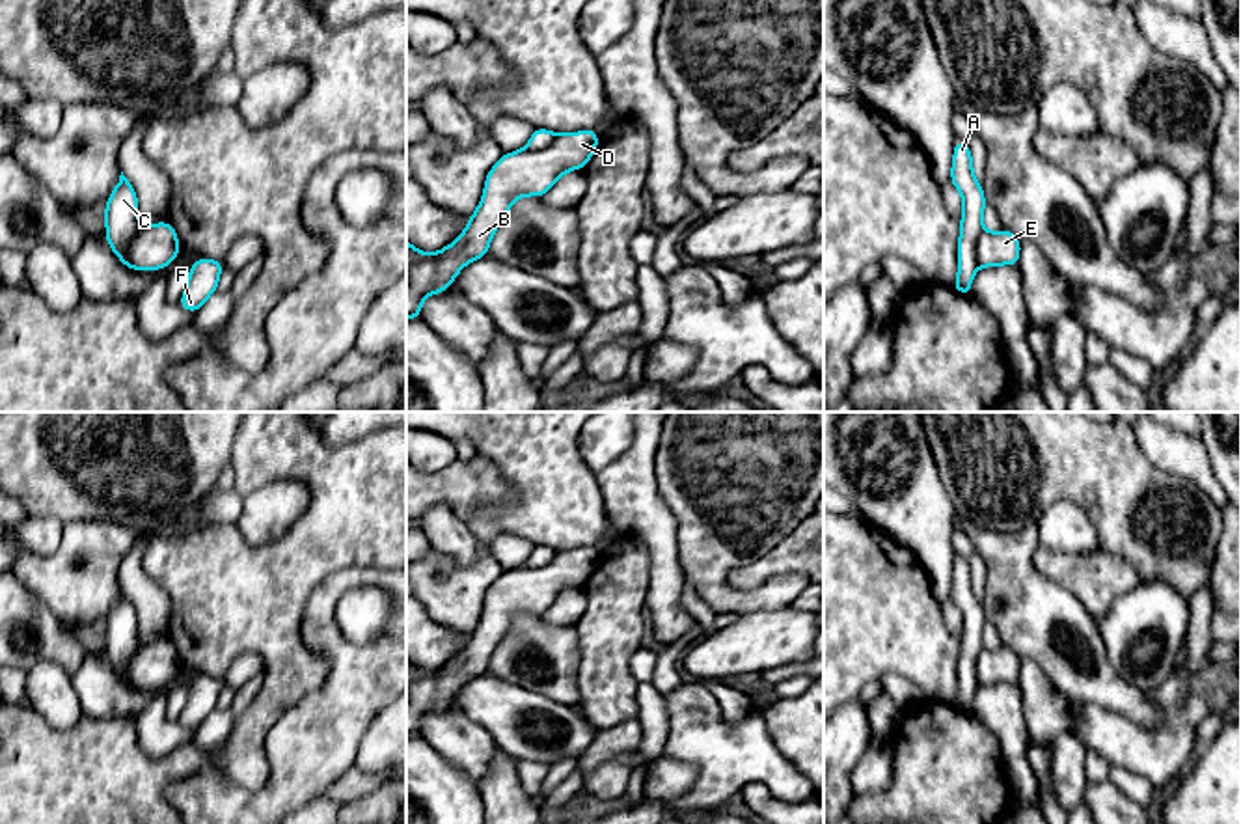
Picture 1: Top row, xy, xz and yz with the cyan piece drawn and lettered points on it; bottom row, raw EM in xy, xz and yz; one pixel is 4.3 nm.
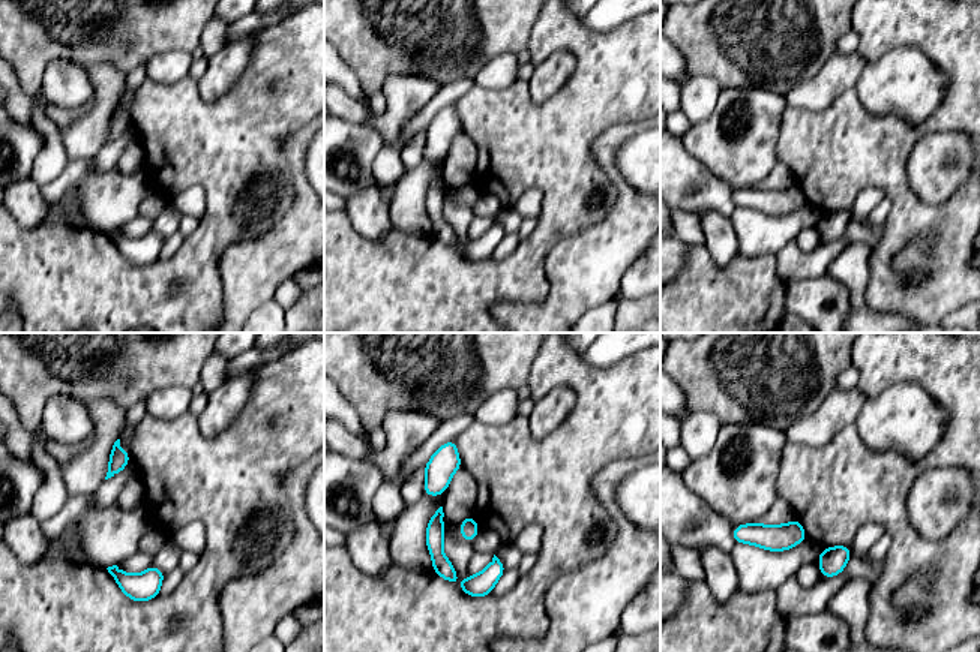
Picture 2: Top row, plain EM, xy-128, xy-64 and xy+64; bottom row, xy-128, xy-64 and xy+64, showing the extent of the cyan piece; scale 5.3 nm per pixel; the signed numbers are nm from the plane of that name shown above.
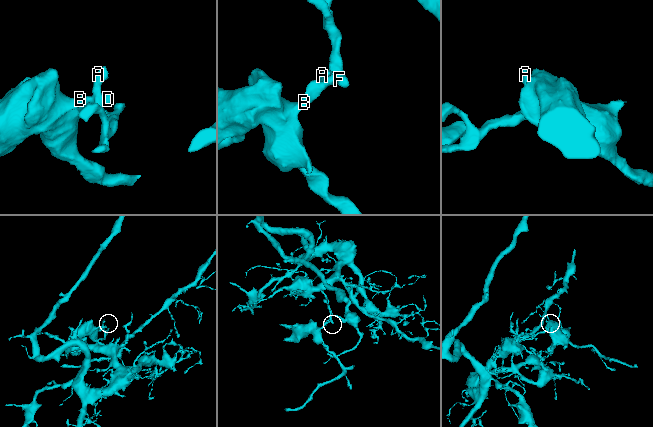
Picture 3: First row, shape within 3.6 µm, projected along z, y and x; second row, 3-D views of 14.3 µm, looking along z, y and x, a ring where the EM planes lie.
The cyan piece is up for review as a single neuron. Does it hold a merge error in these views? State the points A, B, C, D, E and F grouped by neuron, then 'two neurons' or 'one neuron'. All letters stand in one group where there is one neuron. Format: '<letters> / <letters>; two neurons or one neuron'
A C F / B D E; two neurons

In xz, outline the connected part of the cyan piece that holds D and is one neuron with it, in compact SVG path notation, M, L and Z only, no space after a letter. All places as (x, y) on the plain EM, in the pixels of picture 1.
M581 546L576 552L557 552L540 569L503 570L486 593L481 623L453 662L438 671L423 671L406 658L406 736L421 736L421 720L429 712L445 710L464 682L488 671L516 615L544 613L565 589L583 587L598 559L594 546Z

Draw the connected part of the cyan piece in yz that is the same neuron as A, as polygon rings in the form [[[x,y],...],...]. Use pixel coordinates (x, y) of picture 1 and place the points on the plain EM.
[[[954,557],[950,600],[963,615],[961,651],[958,656],[958,695],[952,705],[956,710],[971,714],[971,699],[978,686],[976,658],[984,651],[982,632],[986,615],[980,600],[973,593],[973,572],[967,557]]]

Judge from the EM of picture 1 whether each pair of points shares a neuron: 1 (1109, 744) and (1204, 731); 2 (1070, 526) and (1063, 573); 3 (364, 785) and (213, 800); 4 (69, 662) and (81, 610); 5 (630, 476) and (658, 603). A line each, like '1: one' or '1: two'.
1: two
2: two
3: two
4: two
5: one

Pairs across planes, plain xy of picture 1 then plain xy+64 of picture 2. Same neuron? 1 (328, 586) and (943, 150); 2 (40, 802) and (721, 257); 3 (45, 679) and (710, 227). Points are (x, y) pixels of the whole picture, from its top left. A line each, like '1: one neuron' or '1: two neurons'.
1: one neuron
2: two neurons
3: one neuron

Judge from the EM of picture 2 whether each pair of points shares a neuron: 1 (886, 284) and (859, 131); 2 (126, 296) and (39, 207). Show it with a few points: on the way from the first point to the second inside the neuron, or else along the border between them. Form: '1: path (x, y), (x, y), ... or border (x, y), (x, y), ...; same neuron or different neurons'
1: path (887, 246), (899, 231), (899, 192), (886, 168); same neuron
2: border (15, 219), (27, 228), (36, 228), (44, 224); different neurons

